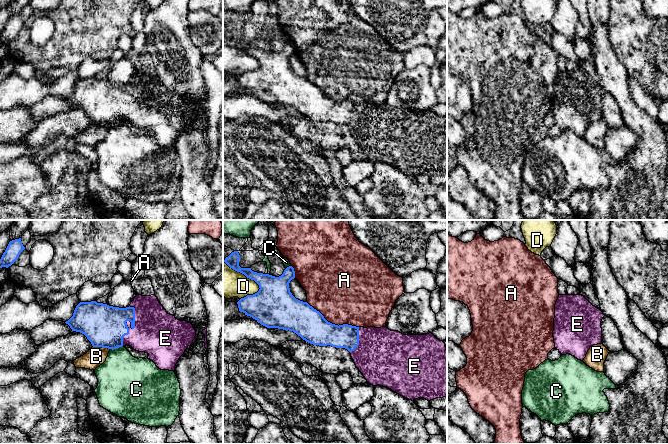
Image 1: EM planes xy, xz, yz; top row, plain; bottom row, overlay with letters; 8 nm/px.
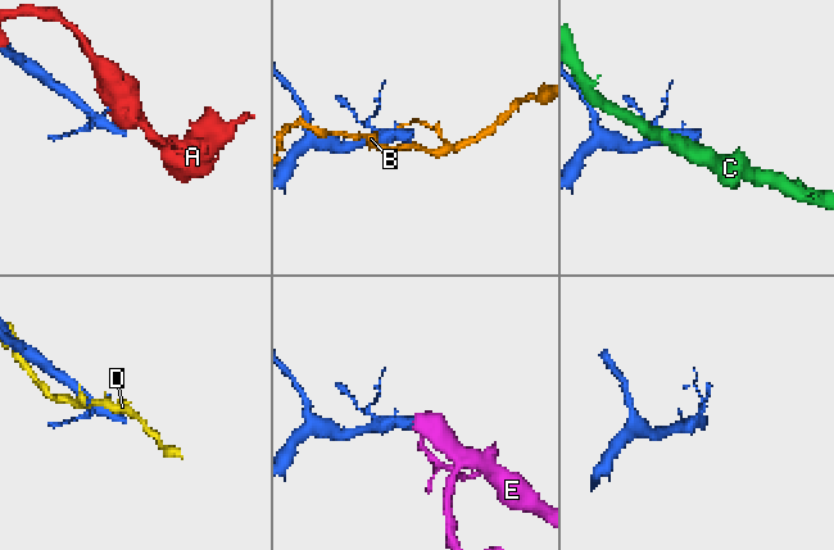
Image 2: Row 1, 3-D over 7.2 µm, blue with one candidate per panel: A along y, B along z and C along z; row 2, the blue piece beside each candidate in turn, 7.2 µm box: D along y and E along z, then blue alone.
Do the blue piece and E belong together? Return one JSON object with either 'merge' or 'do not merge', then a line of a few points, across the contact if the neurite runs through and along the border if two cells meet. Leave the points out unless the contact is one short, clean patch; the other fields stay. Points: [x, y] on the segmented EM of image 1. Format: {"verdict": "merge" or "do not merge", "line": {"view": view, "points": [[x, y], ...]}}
{"verdict": "merge", "line": {"view": "xy", "points": [[104, 326], [127, 326], [133, 328], [149, 328], [161, 335]]}}

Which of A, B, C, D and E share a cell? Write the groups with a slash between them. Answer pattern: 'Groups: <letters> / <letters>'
Groups: A / B / C / D / E

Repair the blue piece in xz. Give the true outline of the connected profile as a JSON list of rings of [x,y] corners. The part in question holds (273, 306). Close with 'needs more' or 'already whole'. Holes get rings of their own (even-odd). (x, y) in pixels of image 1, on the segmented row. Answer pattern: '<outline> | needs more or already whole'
[[[234,251],[224,262],[233,270],[254,280],[260,288],[257,293],[247,295],[237,302],[240,312],[267,328],[293,331],[310,344],[347,349],[356,367],[373,386],[387,387],[412,401],[418,398],[430,401],[447,397],[447,349],[445,343],[432,333],[404,335],[398,331],[391,331],[386,326],[364,328],[332,324],[307,302],[300,301],[292,295],[289,288],[290,281],[295,278],[292,266],[287,267],[281,276],[275,277],[254,272],[251,268],[241,268],[239,259],[238,251]]] | needs more

